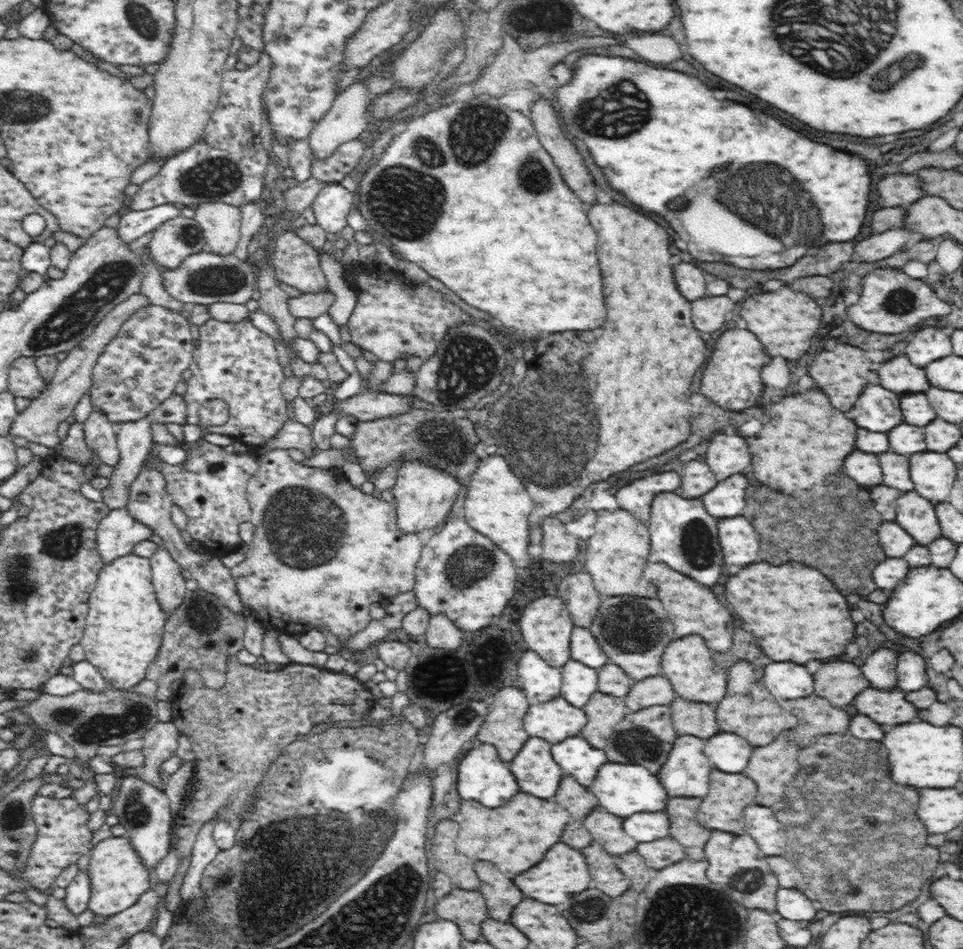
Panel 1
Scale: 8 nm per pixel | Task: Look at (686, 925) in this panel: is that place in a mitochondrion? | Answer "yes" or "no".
yes

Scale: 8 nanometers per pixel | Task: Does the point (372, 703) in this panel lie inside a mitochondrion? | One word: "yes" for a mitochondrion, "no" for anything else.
no

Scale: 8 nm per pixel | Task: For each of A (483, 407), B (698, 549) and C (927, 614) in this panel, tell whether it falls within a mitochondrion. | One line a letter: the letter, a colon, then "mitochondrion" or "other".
A: mitochondrion
B: mitochondrion
C: other

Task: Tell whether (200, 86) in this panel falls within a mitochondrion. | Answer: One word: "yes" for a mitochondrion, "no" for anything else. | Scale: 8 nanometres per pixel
no

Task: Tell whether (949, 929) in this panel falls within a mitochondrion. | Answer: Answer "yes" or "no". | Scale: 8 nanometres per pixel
no

